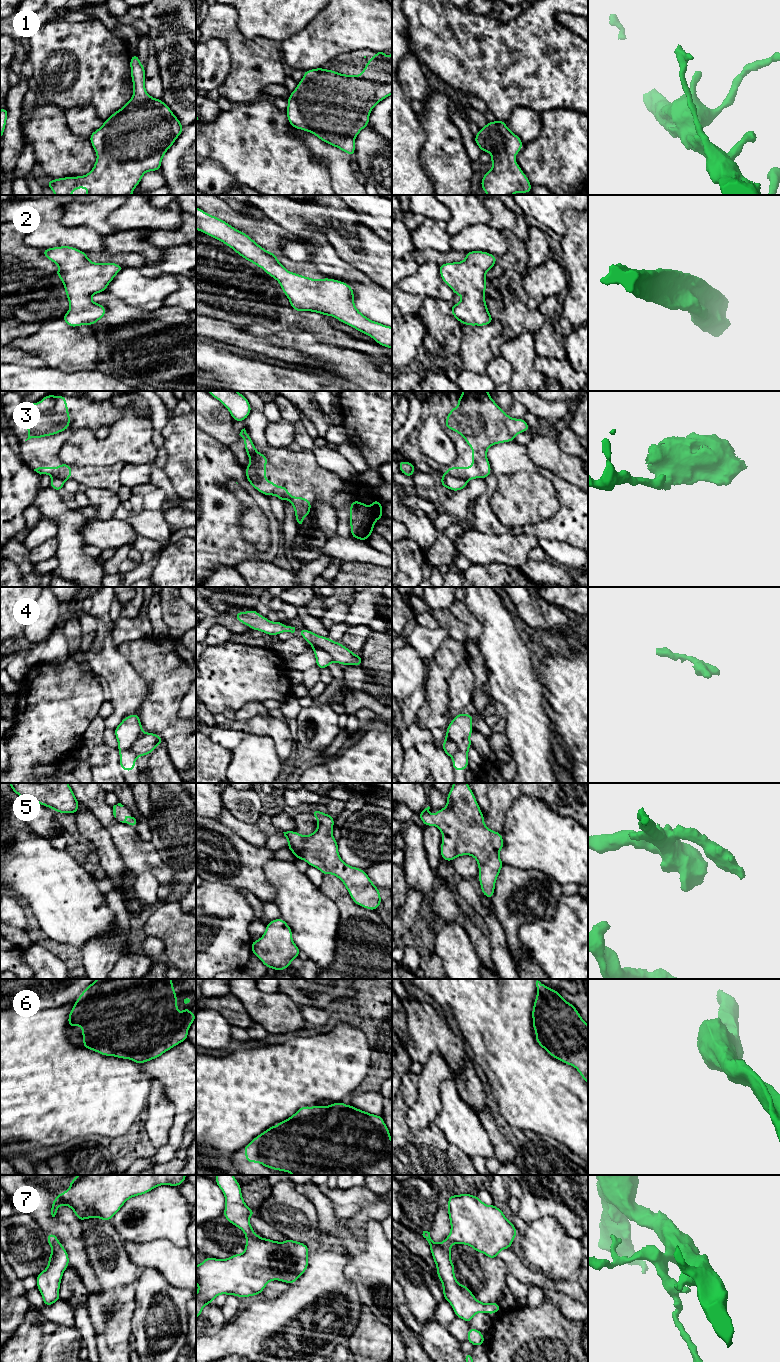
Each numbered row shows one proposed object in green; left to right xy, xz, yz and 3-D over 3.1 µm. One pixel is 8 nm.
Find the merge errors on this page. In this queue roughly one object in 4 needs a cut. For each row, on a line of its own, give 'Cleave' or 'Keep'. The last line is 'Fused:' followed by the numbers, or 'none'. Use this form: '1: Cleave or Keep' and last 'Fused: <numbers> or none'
1: Keep
2: Keep
3: Cleave
4: Cleave
5: Keep
6: Keep
7: Keep
Fused: 3, 4

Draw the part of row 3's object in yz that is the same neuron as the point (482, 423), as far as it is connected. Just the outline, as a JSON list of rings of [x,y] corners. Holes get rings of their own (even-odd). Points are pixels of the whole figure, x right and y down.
[[[462,391],[463,395],[458,397],[458,407],[453,406],[446,417],[444,427],[460,434],[466,443],[472,448],[472,466],[471,467],[447,467],[447,473],[454,477],[463,477],[467,480],[480,478],[484,479],[491,474],[491,466],[487,459],[487,450],[494,444],[514,441],[517,434],[527,432],[530,426],[523,418],[514,419],[507,415],[490,397],[488,391]]]

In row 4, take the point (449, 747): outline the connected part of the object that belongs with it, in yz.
[[[444,740],[442,749],[449,757],[458,752],[457,744],[451,740]]]

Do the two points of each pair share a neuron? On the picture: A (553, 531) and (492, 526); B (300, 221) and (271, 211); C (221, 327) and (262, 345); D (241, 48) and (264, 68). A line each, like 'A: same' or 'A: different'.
A: same
B: same
C: same
D: same

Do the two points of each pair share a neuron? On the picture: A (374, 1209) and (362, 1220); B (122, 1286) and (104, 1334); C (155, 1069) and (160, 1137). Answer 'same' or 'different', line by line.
A: same
B: same
C: different

